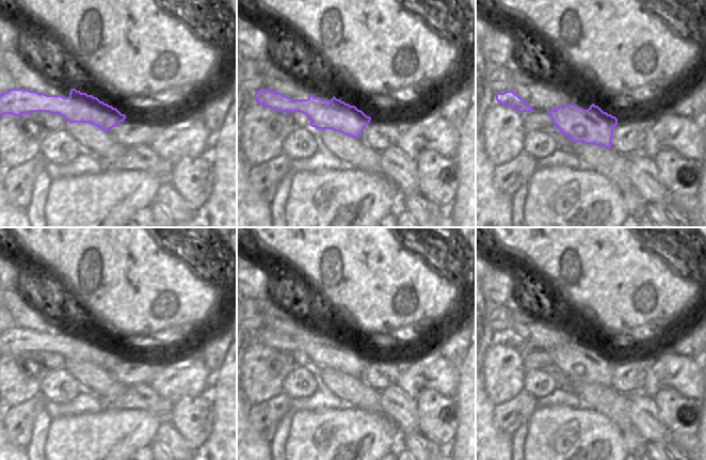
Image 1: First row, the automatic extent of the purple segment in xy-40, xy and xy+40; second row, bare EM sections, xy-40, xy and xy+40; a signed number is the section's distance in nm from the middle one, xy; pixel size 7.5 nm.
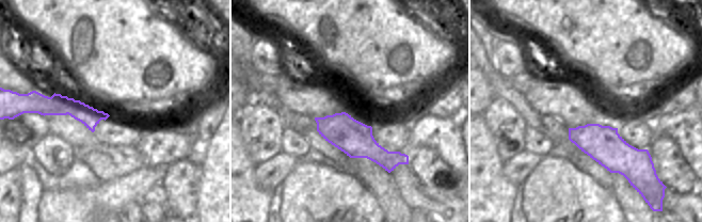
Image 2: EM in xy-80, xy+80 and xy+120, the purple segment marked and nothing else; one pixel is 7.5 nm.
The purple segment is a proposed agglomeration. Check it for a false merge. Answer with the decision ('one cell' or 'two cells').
one cell

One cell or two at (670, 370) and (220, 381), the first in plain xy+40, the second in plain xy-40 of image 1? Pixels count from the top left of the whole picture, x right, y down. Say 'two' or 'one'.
two

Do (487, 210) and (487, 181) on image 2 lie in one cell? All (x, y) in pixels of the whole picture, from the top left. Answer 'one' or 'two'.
one

